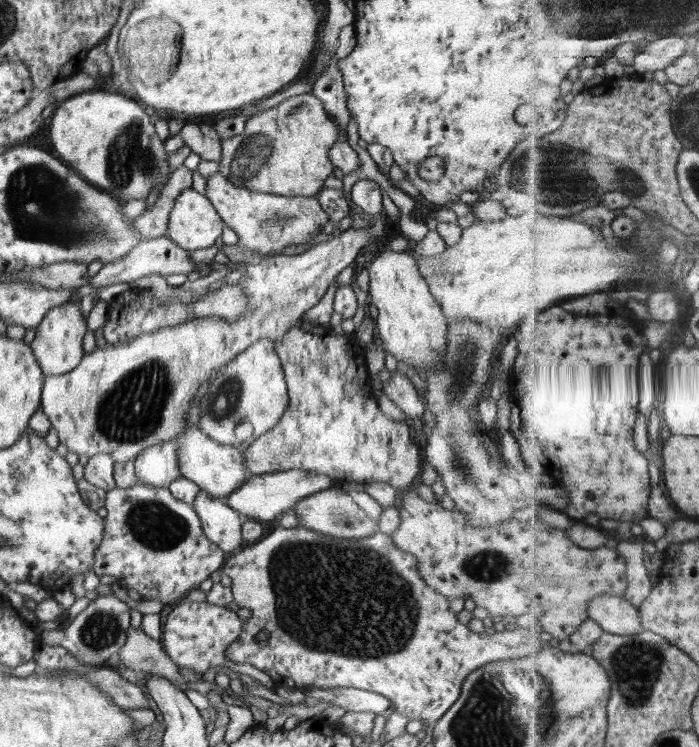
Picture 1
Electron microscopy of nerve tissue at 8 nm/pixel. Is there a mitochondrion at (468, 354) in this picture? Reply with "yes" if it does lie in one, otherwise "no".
yes

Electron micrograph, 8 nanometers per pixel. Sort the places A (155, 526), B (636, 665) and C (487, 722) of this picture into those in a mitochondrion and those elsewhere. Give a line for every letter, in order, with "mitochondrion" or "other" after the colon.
A: mitochondrion
B: mitochondrion
C: mitochondrion

